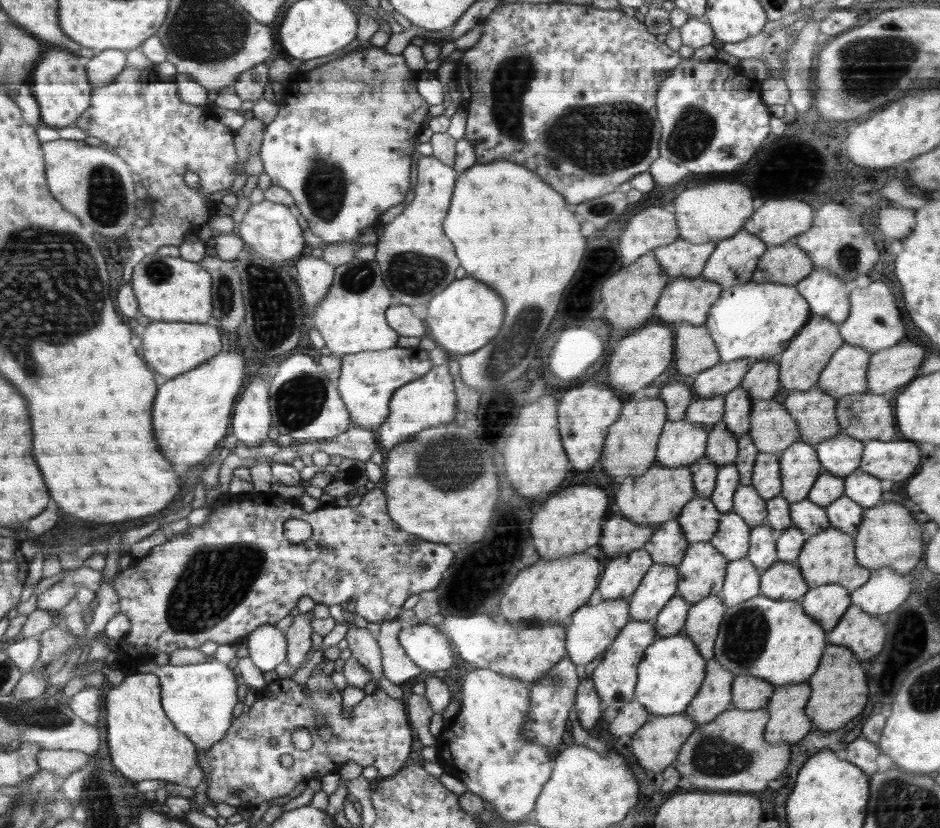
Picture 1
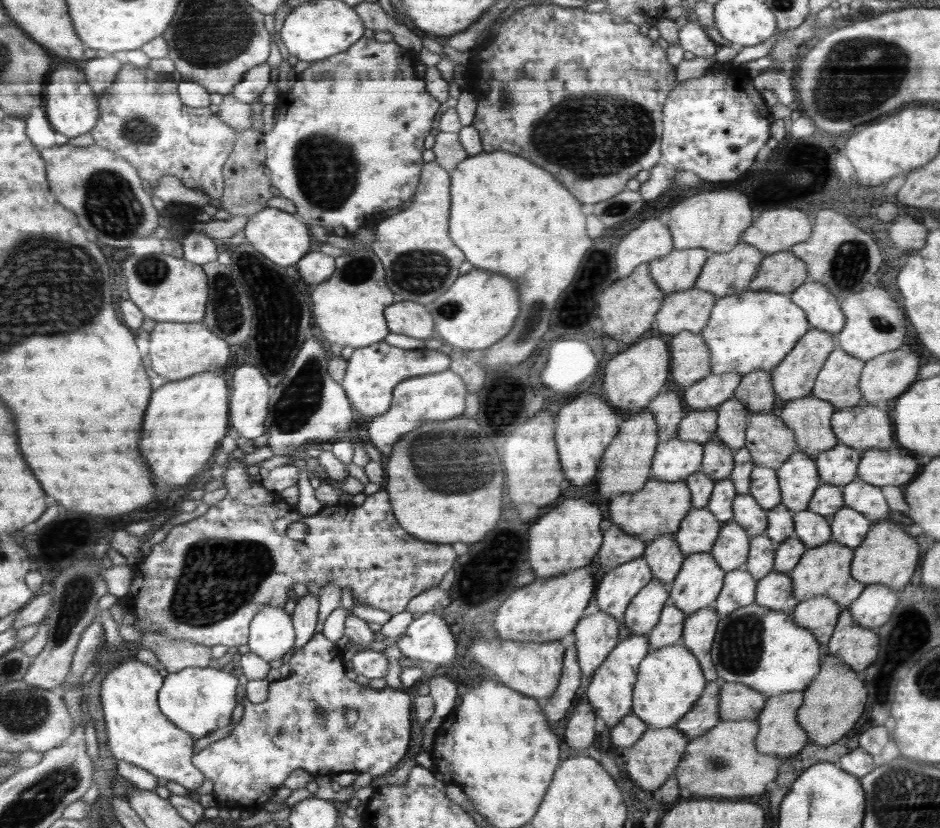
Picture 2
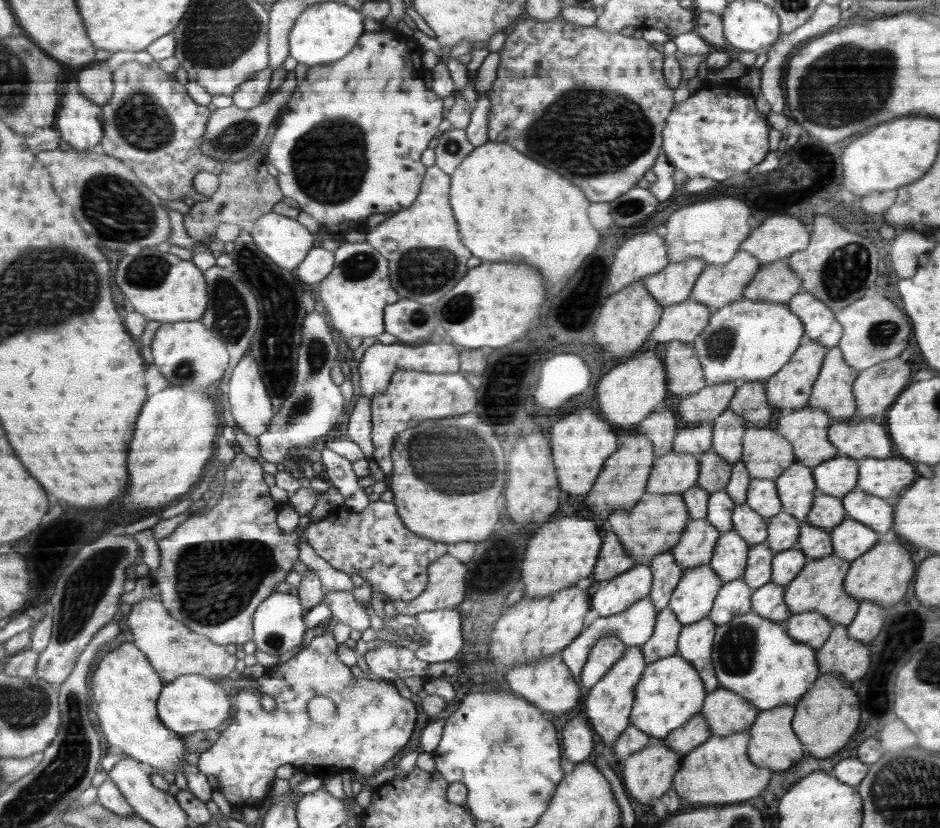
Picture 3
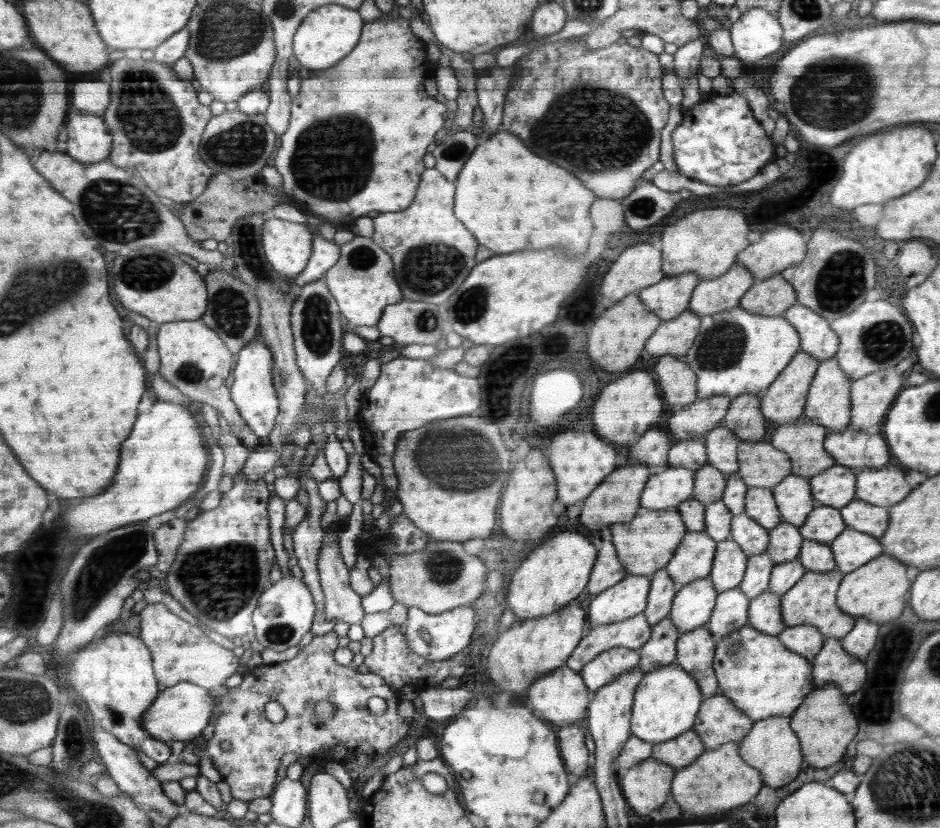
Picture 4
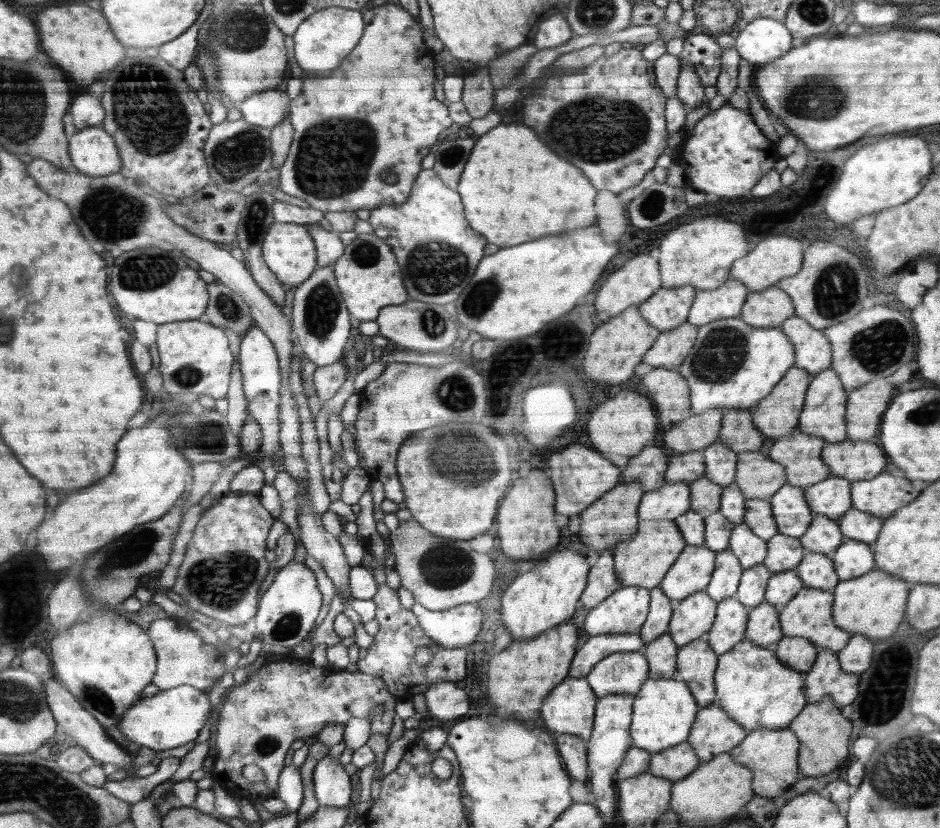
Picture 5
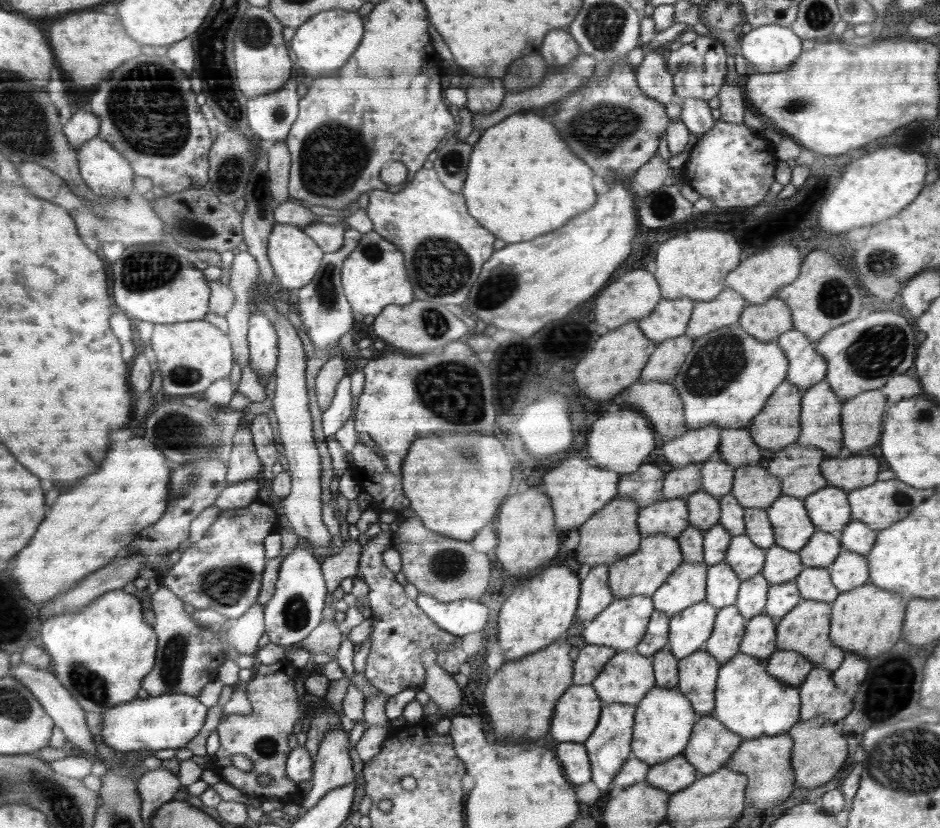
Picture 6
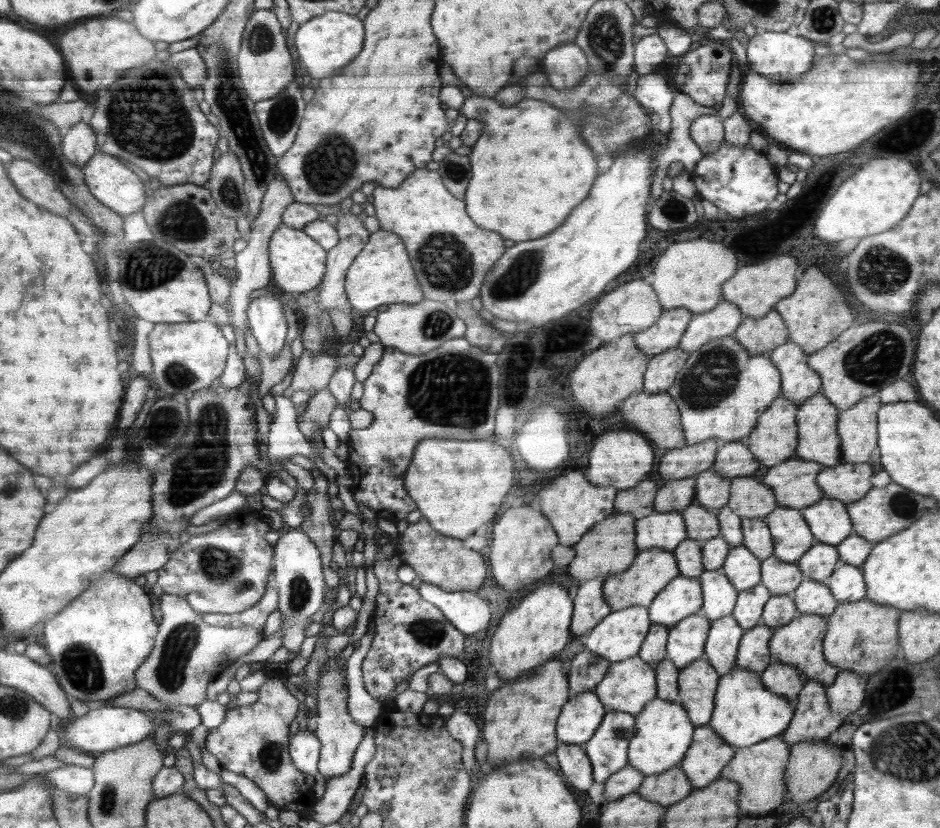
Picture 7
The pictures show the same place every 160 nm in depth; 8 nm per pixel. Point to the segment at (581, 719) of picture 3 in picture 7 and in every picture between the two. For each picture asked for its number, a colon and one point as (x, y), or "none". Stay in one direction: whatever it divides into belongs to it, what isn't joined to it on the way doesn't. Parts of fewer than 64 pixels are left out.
4: (575, 754)
5: (574, 749)
6: (576, 760)
7: (574, 762)

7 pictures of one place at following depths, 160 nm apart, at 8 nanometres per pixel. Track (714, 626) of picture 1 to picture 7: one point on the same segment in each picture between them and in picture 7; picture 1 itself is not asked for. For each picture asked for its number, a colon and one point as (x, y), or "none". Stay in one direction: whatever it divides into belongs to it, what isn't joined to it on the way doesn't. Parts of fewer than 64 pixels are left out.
2: (698, 633)
3: (694, 644)
4: (695, 649)
5: (696, 663)
6: (697, 674)
7: (697, 683)

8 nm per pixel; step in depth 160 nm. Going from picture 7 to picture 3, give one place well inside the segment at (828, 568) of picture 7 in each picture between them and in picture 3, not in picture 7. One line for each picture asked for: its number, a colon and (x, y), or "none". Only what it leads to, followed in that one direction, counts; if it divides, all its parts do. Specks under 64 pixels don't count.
3: (827, 512)
4: (824, 524)
5: (824, 535)
6: (823, 548)

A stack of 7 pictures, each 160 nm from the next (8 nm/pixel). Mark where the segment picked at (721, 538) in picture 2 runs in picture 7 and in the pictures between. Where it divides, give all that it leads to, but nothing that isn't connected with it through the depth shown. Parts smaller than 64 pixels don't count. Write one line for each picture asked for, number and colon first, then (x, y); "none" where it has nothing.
3: (730, 559)
4: (730, 564)
5: (725, 581)
6: (723, 583)
7: (719, 595)

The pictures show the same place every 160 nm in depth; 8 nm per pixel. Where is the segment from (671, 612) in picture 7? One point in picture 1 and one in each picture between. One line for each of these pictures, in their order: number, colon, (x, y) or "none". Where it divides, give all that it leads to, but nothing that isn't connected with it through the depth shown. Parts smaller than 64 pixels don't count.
1: (699, 520)
2: (699, 530)
3: (696, 547)
4: (695, 556)
5: (692, 571)
6: (687, 585)

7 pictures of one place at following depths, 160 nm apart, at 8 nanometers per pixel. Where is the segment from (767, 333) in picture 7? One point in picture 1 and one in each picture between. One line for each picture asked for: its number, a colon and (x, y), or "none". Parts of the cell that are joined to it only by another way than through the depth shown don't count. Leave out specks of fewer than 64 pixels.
1: (785, 264)
2: (783, 272)
3: (777, 282)
4: (772, 297)
5: (770, 308)
6: (767, 321)

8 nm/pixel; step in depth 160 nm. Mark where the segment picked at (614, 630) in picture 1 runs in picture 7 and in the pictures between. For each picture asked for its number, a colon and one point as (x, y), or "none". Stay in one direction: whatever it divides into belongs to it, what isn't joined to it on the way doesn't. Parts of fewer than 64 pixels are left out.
2: (596, 636)
3: (608, 651)
4: (615, 662)
5: (626, 672)
6: (627, 678)
7: (630, 685)

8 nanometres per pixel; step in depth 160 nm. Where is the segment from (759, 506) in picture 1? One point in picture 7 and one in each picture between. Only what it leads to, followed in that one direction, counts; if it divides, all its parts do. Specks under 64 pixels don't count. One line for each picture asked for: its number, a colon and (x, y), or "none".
2: (747, 512)
3: (751, 526)
4: (754, 539)
5: (751, 549)
6: (746, 559)
7: (744, 570)

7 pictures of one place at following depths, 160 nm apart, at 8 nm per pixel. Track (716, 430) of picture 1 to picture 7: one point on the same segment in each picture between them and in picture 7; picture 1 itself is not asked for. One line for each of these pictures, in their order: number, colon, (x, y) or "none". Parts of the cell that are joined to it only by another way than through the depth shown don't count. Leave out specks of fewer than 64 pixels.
2: (718, 461)
3: (715, 473)
4: (710, 484)
5: (706, 497)
6: (705, 511)
7: (702, 525)

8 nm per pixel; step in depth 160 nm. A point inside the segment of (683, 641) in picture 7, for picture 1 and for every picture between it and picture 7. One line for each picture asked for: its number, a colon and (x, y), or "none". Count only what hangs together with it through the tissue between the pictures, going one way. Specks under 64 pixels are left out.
1: (702, 571)
2: (700, 579)
3: (692, 599)
4: (692, 607)
5: (693, 617)
6: (689, 630)

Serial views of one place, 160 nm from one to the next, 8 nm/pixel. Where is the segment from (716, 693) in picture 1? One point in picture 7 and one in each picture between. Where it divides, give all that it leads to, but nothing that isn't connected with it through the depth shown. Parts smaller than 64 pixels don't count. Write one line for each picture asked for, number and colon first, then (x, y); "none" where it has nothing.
2: (705, 714)
3: (696, 732)
4: (685, 749)
5: (675, 763)
6: (676, 774)
7: (667, 788)

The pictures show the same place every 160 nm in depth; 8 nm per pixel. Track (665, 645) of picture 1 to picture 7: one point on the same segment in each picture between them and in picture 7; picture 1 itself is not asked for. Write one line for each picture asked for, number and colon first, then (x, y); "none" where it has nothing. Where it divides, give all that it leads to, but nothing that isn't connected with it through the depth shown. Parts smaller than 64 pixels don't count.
2: (670, 682)
3: (670, 693)
4: (666, 705)
5: (665, 711)
6: (665, 720)
7: (663, 733)

